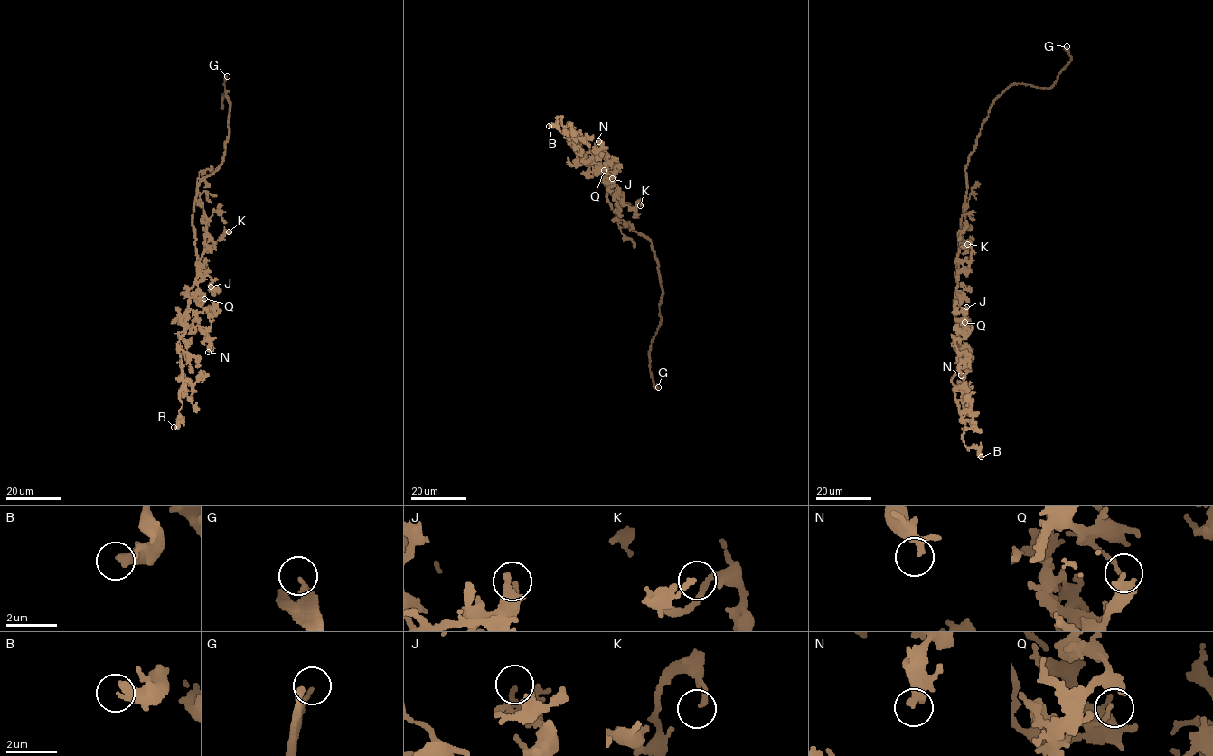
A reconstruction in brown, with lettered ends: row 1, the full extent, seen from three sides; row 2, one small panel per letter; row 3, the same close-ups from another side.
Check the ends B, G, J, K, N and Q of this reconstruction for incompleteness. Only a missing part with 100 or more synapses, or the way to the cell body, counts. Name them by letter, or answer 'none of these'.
G

